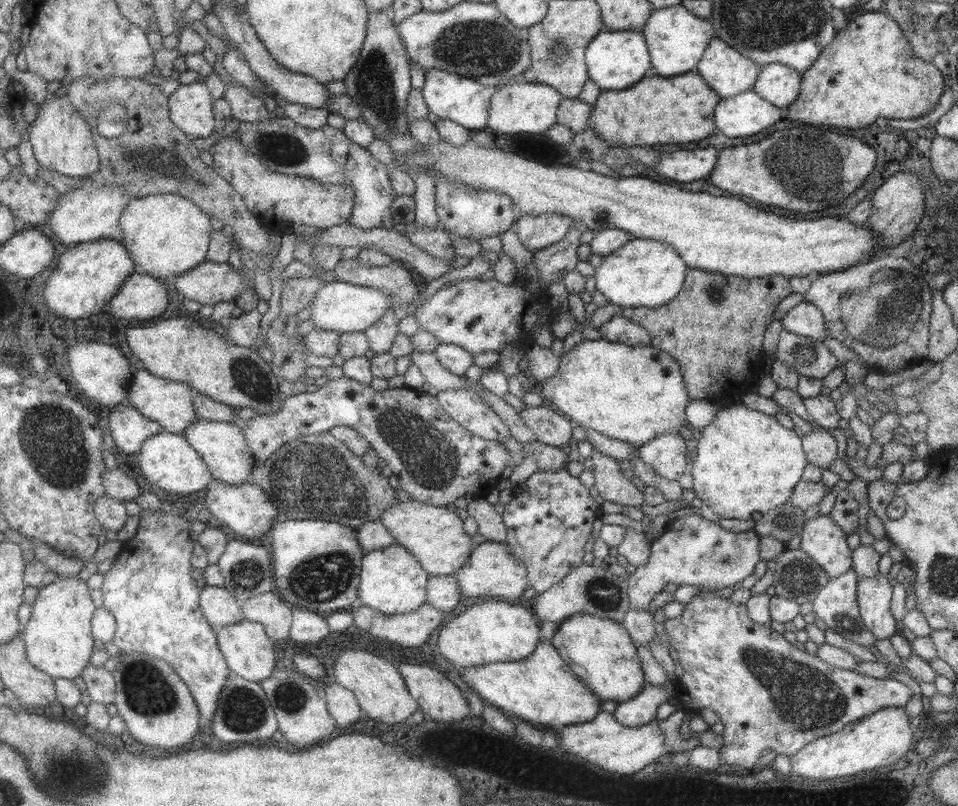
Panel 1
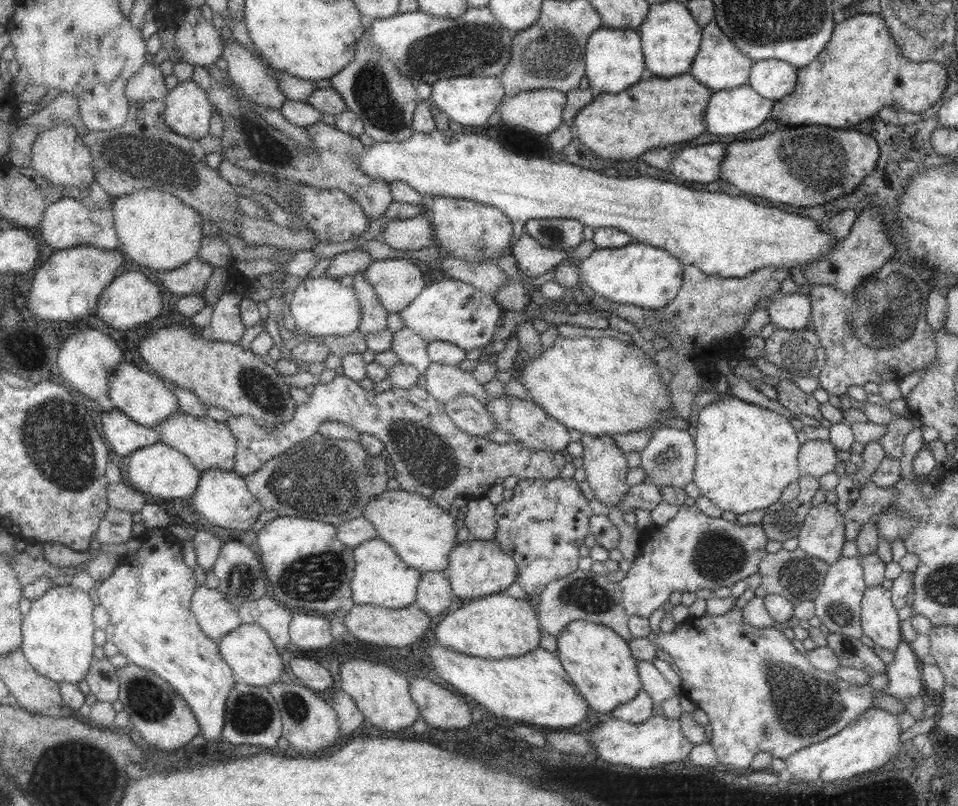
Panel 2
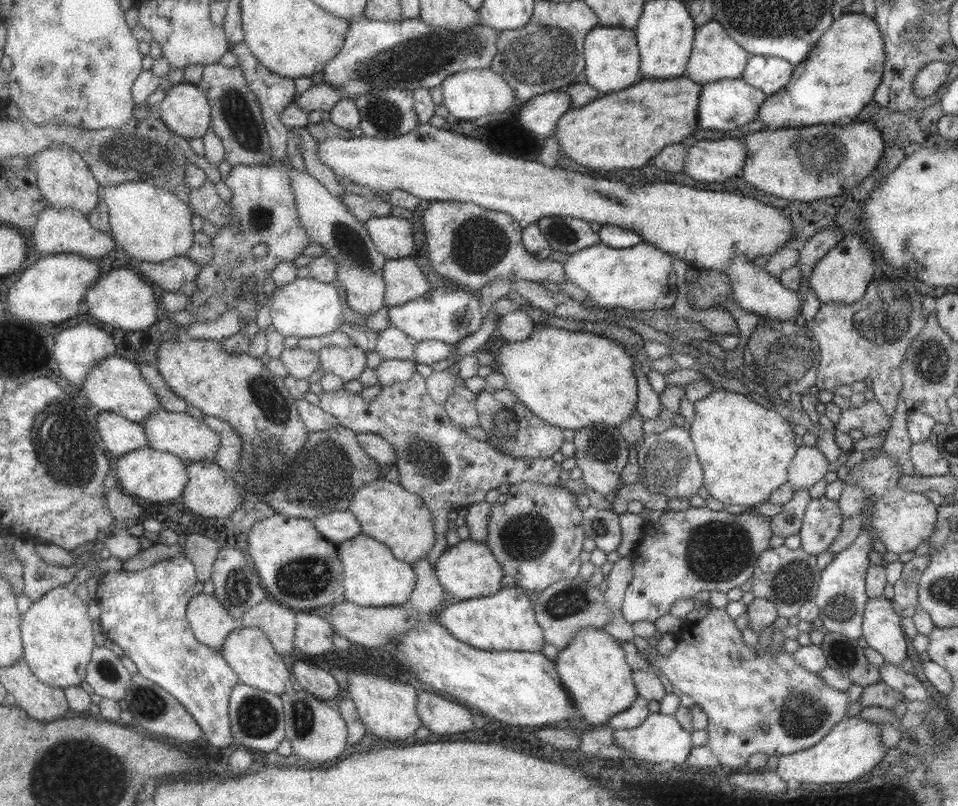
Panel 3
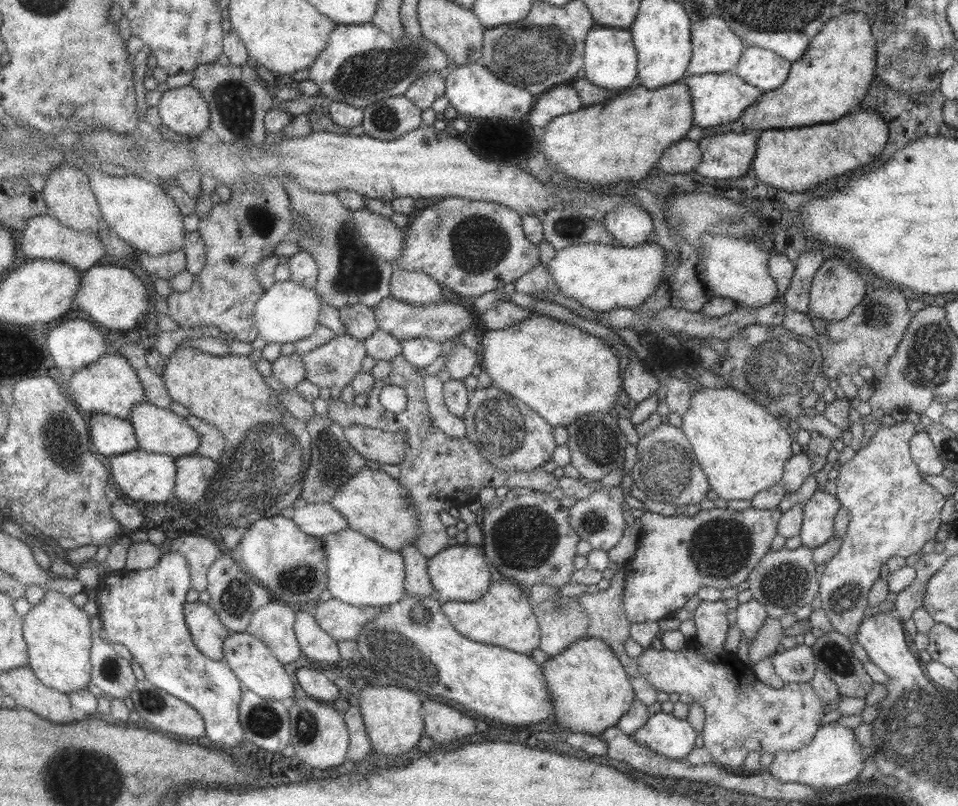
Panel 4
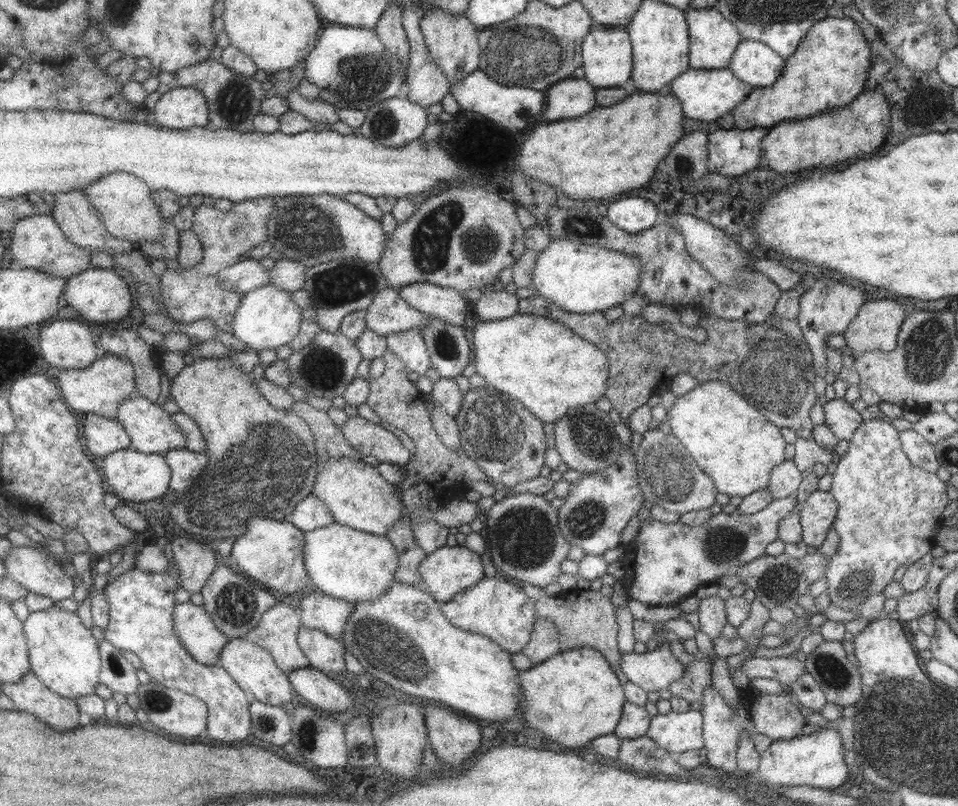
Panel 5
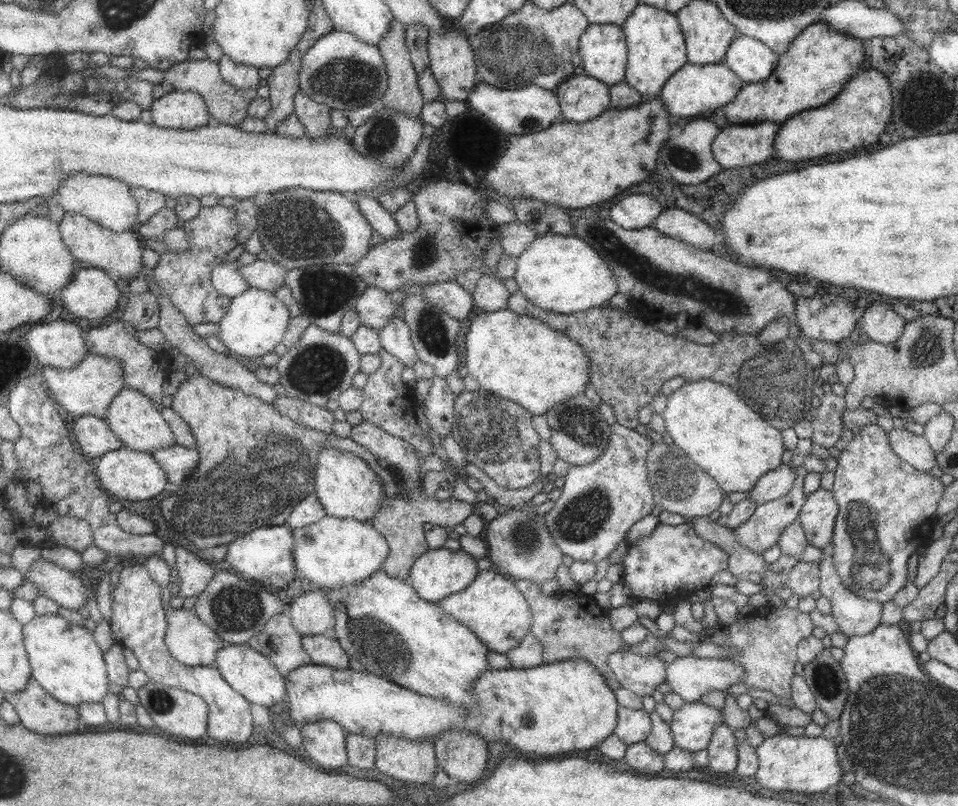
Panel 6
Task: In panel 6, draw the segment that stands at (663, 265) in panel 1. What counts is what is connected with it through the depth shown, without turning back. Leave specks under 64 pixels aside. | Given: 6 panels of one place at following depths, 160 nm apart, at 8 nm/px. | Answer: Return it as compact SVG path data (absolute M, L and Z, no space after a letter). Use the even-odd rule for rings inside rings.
M551 231L537 235L537 238L527 246L527 249L517 256L513 280L517 283L517 292L521 293L525 300L529 300L533 306L537 306L541 310L558 314L572 314L594 307L607 306L607 301L618 293L611 270L607 268L605 260L601 260L593 248L572 234L561 235Z

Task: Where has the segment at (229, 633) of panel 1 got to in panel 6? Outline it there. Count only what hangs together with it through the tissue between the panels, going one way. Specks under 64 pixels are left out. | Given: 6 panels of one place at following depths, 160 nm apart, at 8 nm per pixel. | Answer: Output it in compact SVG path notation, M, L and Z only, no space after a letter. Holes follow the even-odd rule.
M247 643L225 644L215 653L213 668L216 668L223 680L250 704L268 707L286 700L284 677L278 673L273 663L264 654L258 653Z

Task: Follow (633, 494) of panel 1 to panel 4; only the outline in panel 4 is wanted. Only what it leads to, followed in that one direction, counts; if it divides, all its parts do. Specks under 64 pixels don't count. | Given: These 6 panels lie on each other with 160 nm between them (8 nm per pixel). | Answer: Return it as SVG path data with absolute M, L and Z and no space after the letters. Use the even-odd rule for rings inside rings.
M594 412L593 414L584 414L565 426L568 432L565 444L571 451L570 464L577 470L579 478L595 482L595 480L601 480L611 470L621 466L623 450L627 446L627 441L621 433L616 419L617 416L609 413Z

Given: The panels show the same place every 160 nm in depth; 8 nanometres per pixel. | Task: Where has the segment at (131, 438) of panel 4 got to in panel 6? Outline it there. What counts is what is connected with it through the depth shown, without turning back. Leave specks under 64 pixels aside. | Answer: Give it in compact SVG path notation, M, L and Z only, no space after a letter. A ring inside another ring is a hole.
M95 415L78 417L74 421L73 434L81 450L98 460L111 450L119 450L124 442L104 418Z

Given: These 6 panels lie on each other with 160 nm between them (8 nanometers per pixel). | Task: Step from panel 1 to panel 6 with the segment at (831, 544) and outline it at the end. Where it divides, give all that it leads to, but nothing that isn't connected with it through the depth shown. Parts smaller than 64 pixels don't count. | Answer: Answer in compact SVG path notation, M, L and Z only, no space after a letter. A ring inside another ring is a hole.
M819 487L806 495L804 505L798 514L808 544L819 549L831 543L838 504L830 490Z

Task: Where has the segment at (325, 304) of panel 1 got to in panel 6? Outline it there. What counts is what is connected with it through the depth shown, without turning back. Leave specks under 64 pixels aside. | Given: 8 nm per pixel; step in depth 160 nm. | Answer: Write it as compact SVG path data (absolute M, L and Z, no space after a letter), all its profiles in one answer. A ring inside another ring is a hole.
M247 287L247 290L231 299L229 309L217 323L216 336L231 354L263 357L267 353L273 354L273 348L282 341L289 320L287 308L275 298L271 291Z

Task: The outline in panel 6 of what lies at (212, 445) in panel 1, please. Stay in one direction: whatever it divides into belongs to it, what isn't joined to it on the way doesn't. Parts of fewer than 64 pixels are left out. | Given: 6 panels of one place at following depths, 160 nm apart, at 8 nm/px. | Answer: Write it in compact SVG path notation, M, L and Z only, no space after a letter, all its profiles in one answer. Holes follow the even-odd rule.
M127 386L112 402L106 421L112 427L113 432L121 437L125 447L151 453L154 450L176 444L176 437L171 427L164 418L161 418L161 415L159 410L155 410L152 399L139 390Z

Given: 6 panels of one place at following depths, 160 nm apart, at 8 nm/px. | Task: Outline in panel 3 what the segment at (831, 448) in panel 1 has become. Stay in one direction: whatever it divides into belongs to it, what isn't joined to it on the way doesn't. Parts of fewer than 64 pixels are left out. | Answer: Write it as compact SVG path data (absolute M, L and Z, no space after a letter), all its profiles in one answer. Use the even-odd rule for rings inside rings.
M800 445L787 467L787 482L793 490L813 486L824 479L827 472L827 460L815 446Z

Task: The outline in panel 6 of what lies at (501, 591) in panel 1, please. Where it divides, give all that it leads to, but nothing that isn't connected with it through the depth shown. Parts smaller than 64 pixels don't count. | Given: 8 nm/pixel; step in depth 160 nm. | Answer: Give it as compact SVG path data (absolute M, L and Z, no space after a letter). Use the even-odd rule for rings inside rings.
M446 547L427 549L420 554L410 567L407 582L416 590L416 593L429 603L438 603L449 594L461 592L475 578L478 573L476 559L463 549L451 551Z

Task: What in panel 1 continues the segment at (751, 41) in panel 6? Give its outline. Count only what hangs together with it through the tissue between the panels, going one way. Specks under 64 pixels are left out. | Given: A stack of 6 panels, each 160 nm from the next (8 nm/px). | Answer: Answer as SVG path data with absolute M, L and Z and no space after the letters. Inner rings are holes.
M779 63L762 65L752 90L763 100L784 112L800 93L801 75L787 65Z

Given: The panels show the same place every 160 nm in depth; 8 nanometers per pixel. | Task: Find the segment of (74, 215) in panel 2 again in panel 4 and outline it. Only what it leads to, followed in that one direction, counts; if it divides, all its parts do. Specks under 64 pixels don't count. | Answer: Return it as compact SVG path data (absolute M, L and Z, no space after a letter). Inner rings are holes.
M39 215L30 218L27 228L22 231L22 235L20 249L29 258L65 262L83 274L98 265L101 258L107 258L105 244L99 236L91 234L89 231L79 232L62 223L53 215Z

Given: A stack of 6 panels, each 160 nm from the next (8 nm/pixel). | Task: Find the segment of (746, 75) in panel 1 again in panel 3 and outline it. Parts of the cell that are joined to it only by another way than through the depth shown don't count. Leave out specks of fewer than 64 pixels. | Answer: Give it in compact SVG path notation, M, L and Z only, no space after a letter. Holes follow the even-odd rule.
M715 20L696 28L691 52L684 75L700 85L724 78L740 78L749 57L748 52L725 33L723 26Z

